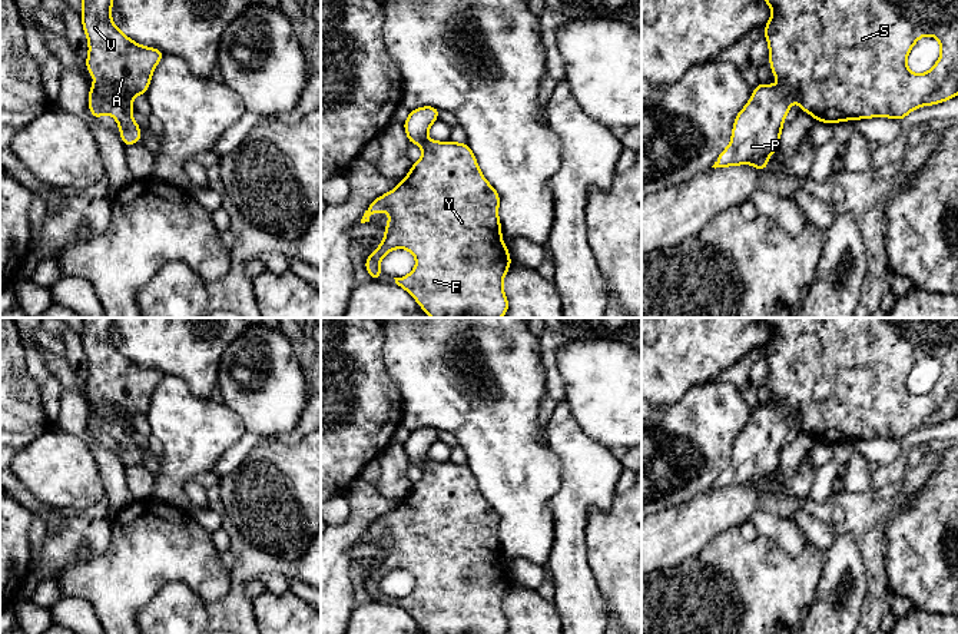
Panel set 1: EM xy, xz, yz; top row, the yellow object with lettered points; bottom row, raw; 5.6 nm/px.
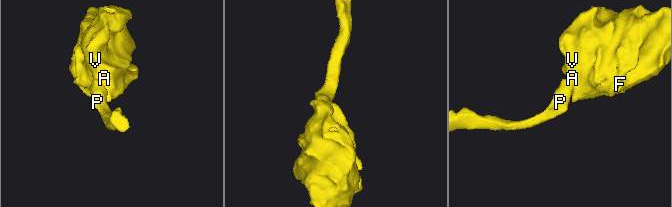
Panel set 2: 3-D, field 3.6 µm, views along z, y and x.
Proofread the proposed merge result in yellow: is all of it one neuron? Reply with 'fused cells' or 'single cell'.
single cell

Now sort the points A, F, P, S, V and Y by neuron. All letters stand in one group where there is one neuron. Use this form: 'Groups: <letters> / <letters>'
Groups: A F P S V Y

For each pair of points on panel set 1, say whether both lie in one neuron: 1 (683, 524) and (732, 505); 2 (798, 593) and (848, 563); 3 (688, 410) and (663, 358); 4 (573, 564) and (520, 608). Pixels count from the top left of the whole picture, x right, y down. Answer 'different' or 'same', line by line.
1: same
2: different
3: different
4: different

